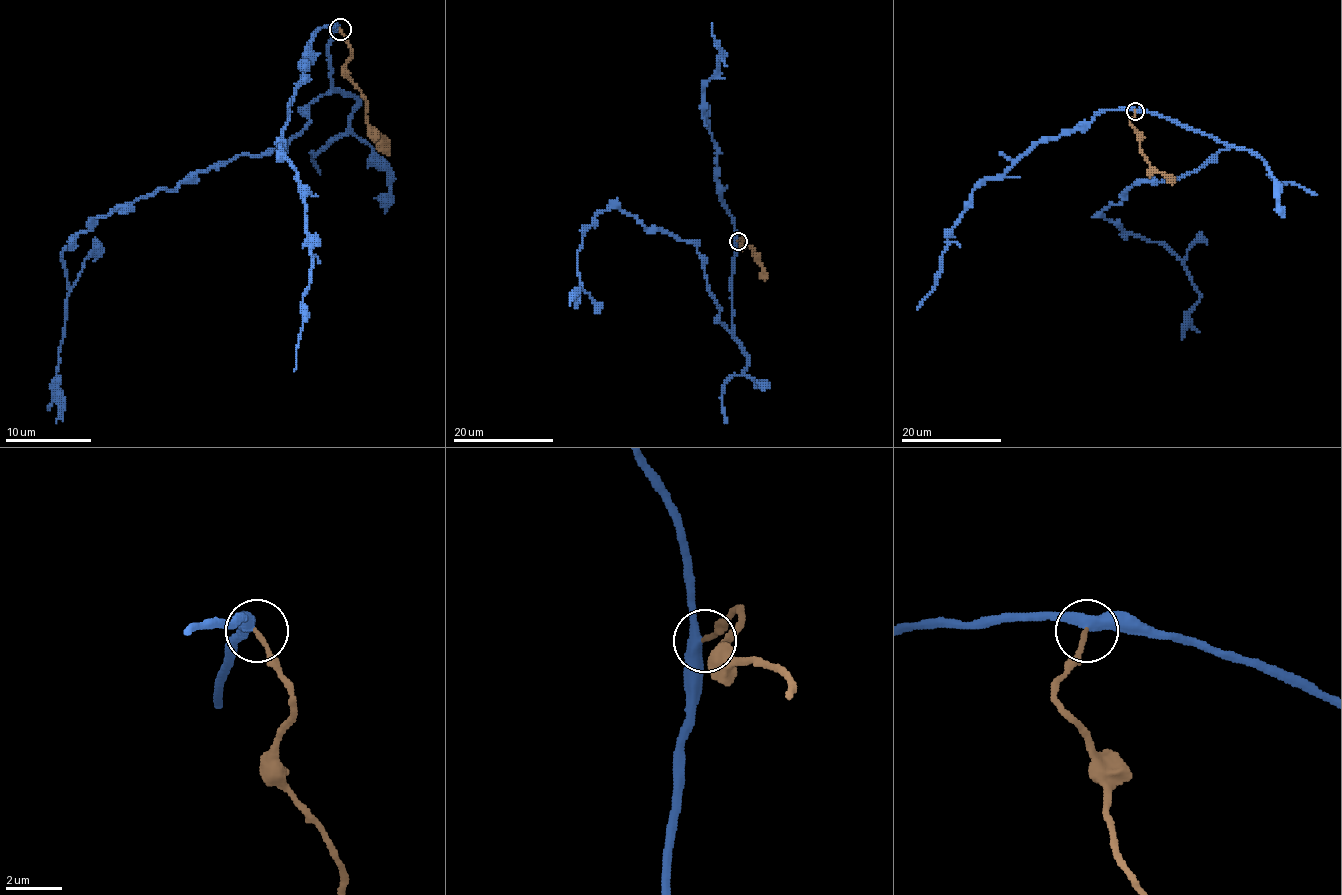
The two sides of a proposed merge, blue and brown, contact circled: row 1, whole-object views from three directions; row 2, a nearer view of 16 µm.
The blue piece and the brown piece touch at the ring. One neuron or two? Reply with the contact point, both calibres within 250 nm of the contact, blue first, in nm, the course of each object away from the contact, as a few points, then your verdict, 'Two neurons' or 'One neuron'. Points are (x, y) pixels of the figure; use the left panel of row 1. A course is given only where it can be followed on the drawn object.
Place: (340, 29). Thickness 400 nm (blue) against 170 nm. Course of blue: (339, 29), (329, 42), (331, 90), (281, 151), (236, 155), (175, 189), (117, 205), (63, 250), (56, 423). Course of brown: (339, 29), (350, 47), (346, 75), (361, 92), (365, 120), (383, 138), (383, 148), (389, 155). One neuron

